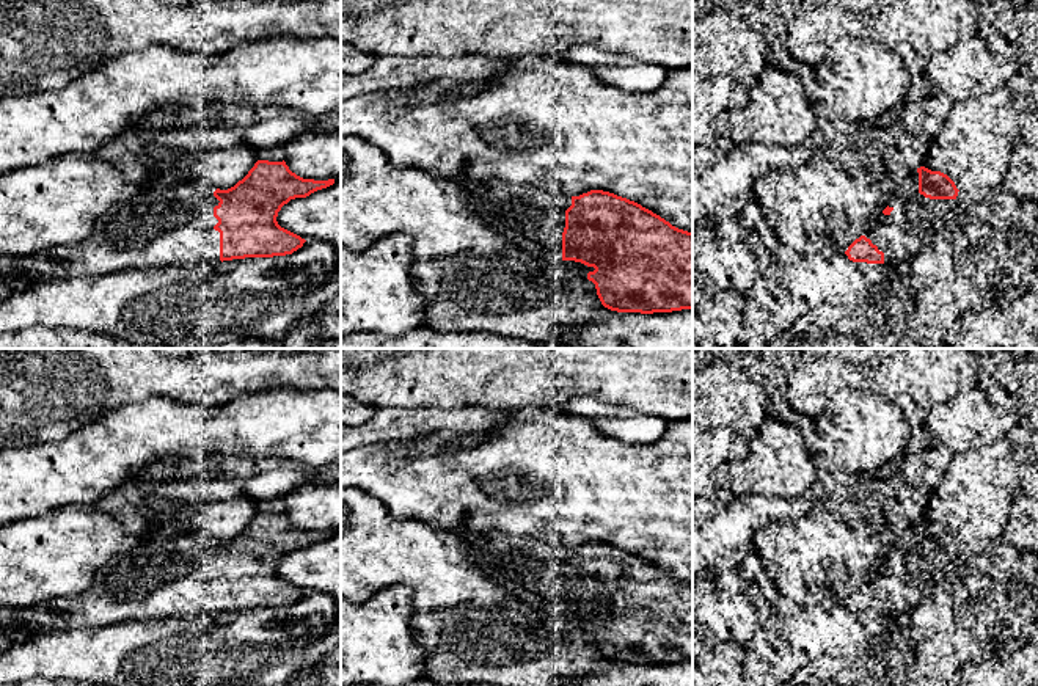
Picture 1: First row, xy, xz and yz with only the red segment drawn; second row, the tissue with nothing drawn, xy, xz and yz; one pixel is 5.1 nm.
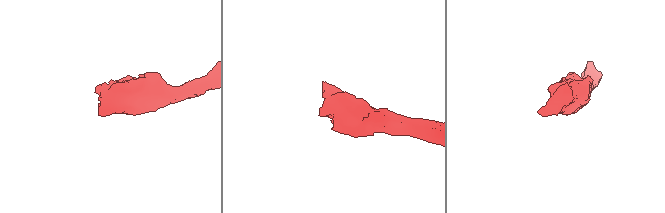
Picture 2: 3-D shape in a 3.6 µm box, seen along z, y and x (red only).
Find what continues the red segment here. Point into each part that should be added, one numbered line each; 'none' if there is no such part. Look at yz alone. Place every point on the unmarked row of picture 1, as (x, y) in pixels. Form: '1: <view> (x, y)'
1: yz (914, 570)

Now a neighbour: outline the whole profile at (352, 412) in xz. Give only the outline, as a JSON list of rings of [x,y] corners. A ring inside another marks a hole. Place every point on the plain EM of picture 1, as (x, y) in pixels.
[[[341,394],[341,424],[342,425],[361,425],[369,421],[375,407],[358,402],[349,394]]]

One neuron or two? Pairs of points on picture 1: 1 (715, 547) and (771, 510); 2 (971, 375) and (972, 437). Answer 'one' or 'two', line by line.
1: one
2: two

